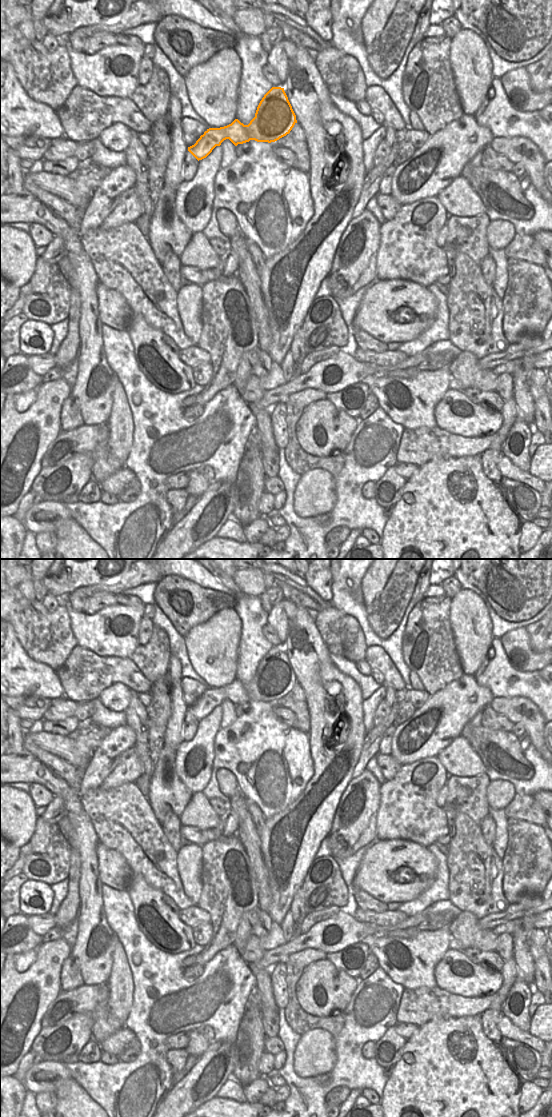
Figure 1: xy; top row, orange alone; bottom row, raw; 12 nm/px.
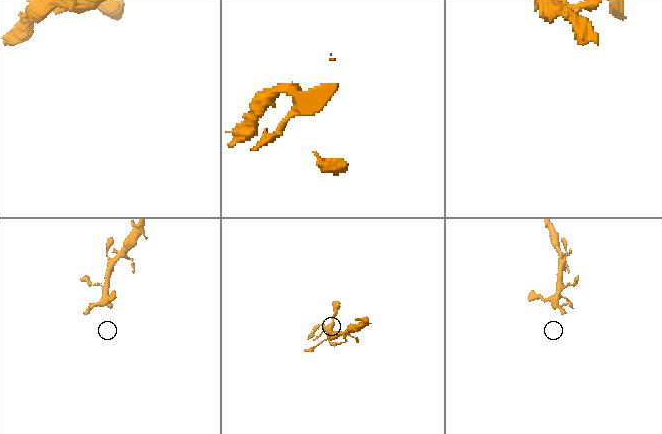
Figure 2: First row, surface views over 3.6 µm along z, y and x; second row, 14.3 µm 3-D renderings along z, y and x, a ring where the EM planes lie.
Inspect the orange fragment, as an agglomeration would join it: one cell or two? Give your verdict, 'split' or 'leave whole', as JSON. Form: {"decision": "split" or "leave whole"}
{"decision": "leave whole"}

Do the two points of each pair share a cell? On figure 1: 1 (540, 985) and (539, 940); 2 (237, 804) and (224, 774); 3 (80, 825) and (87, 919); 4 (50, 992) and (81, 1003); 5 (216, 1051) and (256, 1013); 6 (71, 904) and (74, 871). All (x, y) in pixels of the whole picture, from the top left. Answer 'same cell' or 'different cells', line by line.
1: same cell
2: different cells
3: same cell
4: different cells
5: different cells
6: same cell

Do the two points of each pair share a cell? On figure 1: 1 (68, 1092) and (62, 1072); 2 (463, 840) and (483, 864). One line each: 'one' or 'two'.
1: two
2: one

